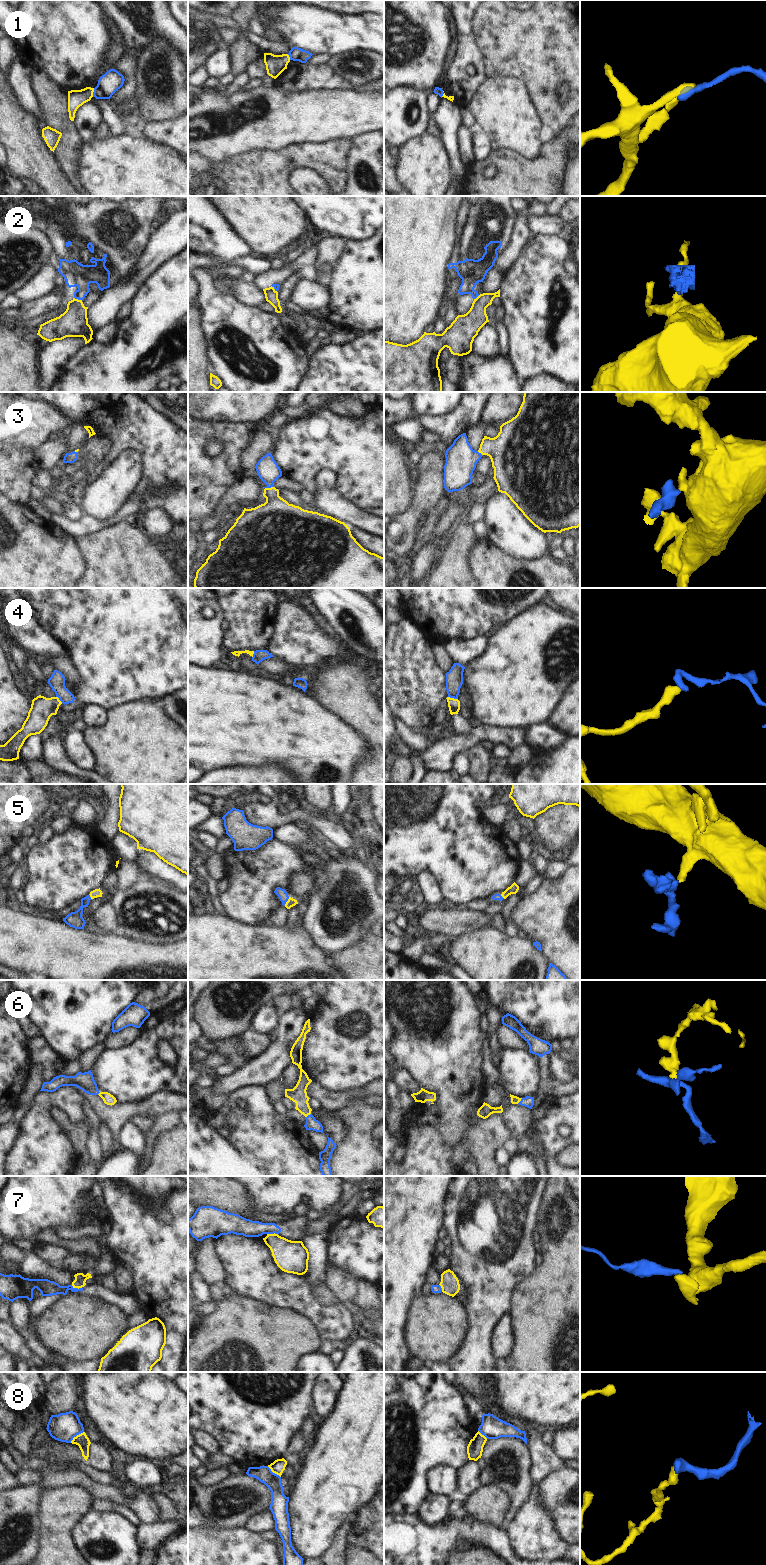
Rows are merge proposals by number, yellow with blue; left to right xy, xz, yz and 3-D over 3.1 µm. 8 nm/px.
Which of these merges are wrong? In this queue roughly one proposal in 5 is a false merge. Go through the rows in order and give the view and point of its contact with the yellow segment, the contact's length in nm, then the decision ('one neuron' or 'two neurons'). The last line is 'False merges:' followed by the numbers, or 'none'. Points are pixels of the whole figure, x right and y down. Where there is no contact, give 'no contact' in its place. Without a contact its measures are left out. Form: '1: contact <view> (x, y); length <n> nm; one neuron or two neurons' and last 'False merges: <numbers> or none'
1: contact xy (93, 91); length 70 nm; two neurons
2: contact xy (77, 299); length 70 nm; two neurons
3: contact xz (269, 488); length 70 nm; one neuron
4: contact yz (453, 698); length 80 nm; two neurons
5: contact xz (287, 901); length 80 nm; one neuron
6: contact yz (519, 1101); length 60 nm; one neuron
7: contact xy (76, 1287); length 90 nm; two neurons
8: contact xy (77, 1435); length 140 nm; two neurons
False merges: 1, 2, 4, 7, 8

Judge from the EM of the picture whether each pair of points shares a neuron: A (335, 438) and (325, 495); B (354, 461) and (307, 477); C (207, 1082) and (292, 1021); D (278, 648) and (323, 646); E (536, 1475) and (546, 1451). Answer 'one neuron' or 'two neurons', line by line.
A: two neurons
B: one neuron
C: two neurons
D: one neuron
E: one neuron

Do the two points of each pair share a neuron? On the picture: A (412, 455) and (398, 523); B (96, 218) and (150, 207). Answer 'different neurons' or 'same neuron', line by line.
A: different neurons
B: same neuron

